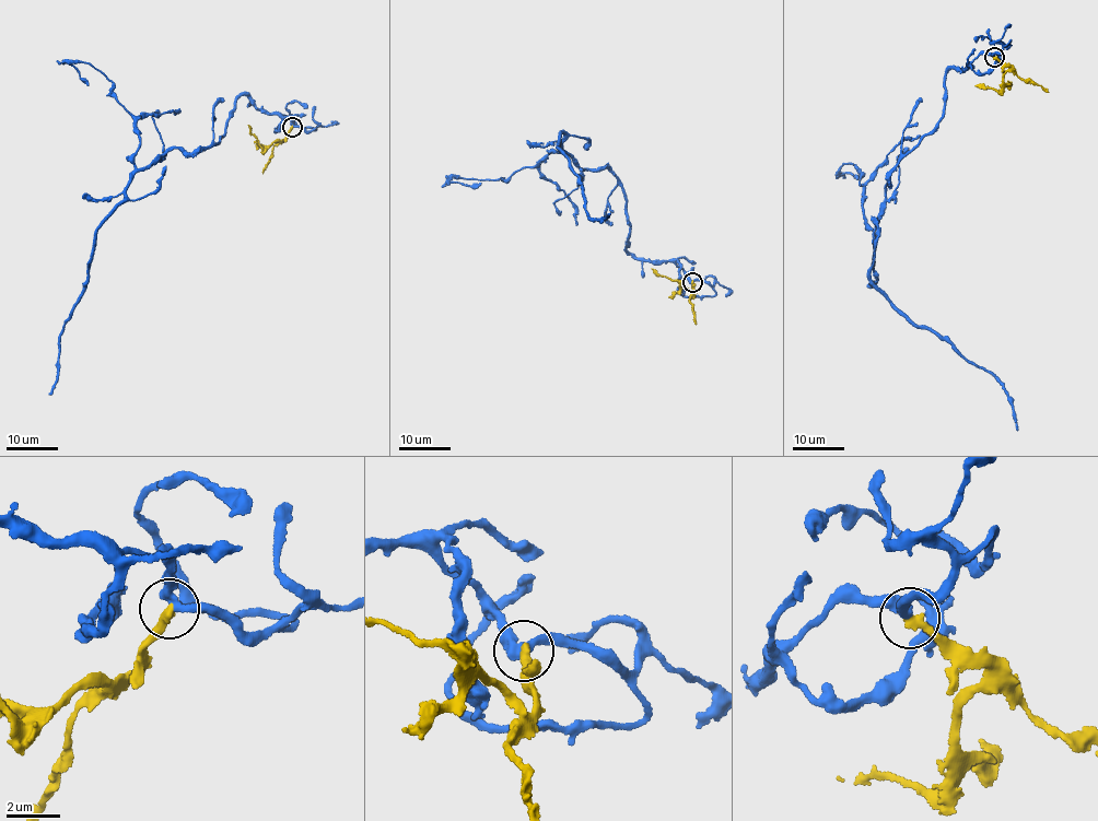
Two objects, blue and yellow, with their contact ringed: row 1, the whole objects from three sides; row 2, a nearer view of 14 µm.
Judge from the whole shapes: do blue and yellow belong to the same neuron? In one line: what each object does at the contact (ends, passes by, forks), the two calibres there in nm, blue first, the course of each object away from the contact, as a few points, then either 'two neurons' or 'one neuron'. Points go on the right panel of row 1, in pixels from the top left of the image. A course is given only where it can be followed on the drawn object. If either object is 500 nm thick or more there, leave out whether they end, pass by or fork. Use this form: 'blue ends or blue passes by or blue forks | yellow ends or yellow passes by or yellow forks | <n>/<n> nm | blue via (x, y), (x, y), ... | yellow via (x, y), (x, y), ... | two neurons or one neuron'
blue passes by | yellow ends | 360/360 nm | blue via (994, 57), (946, 73), (943, 118), (884, 187), (869, 273), (917, 325), (989, 371), (1017, 430) | yellow via (994, 57), (1009, 67), (1001, 89), (974, 85) | two neurons

